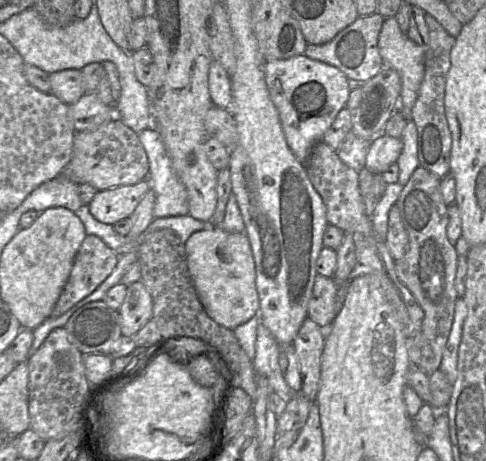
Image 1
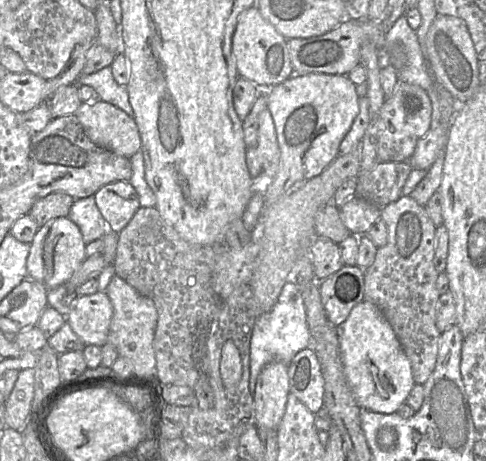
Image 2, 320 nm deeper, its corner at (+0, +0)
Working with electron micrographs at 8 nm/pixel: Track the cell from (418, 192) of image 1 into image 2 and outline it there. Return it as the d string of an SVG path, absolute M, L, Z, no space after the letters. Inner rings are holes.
M411 195L401 196L397 201L388 204L387 206L381 208L380 218L386 223L388 229L388 240L386 245L379 247L375 256L375 260L371 266L364 270L364 299L374 303L383 312L384 316L390 323L392 329L394 330L406 356L409 358L412 367L413 379L416 384L424 385L428 380L430 375L435 369L436 360L438 356L439 339L441 332L436 326L436 308L437 302L439 300L440 294L436 288L436 280L439 273L435 269L433 259L435 254L435 233L437 226L433 223L431 218L427 213L426 206L418 204Z

